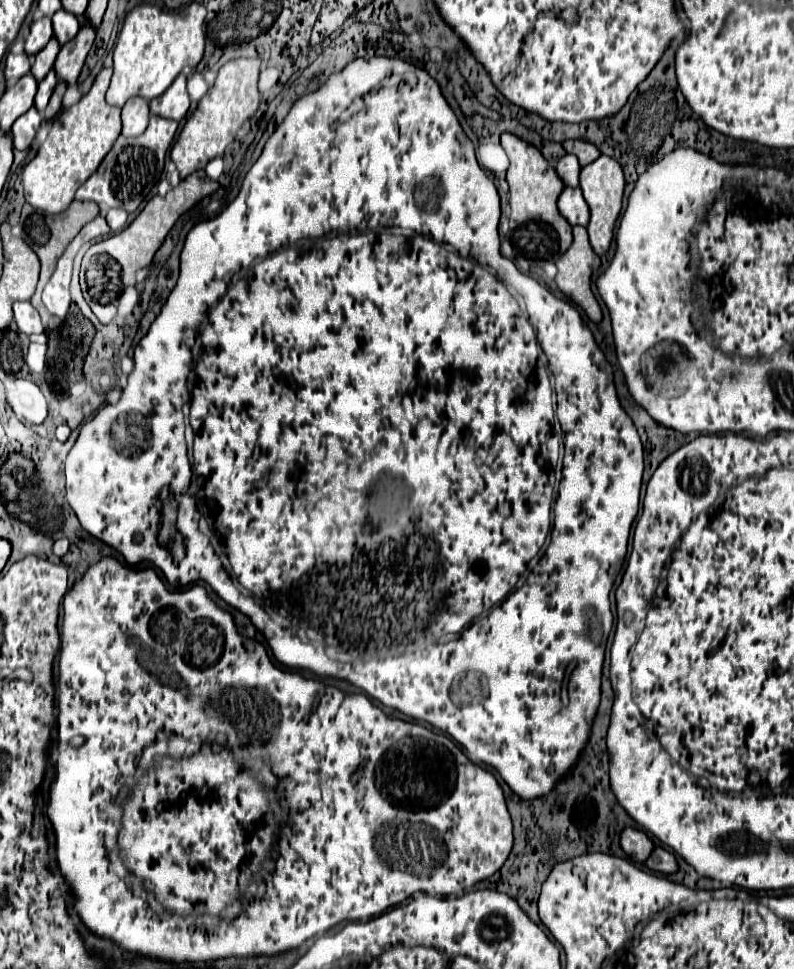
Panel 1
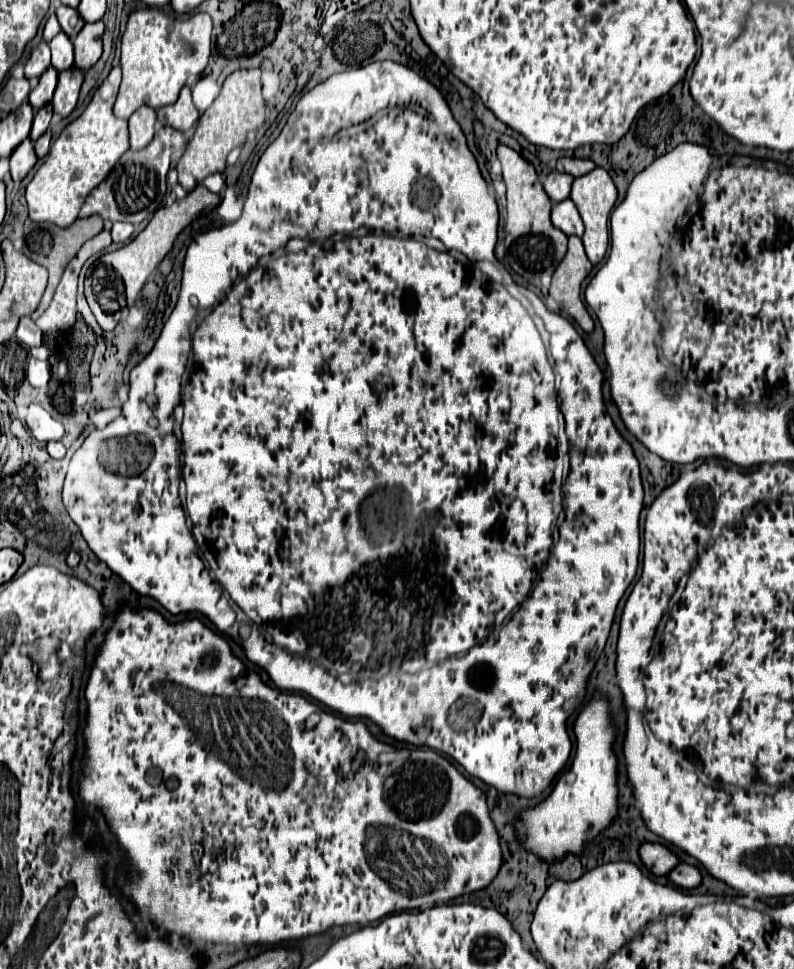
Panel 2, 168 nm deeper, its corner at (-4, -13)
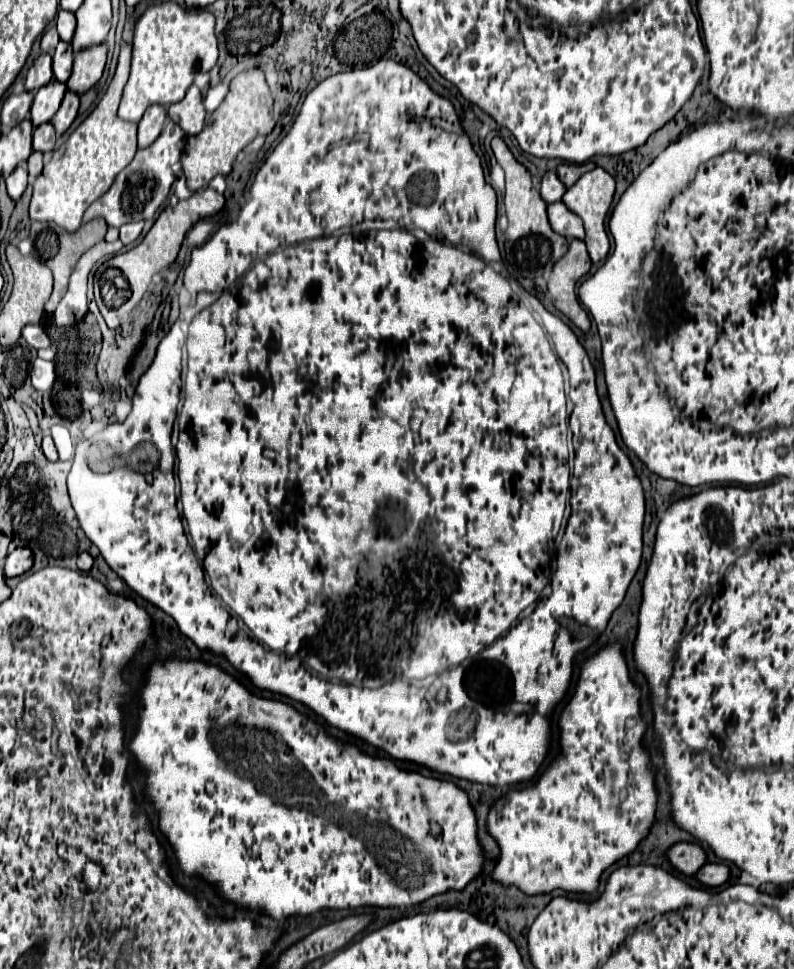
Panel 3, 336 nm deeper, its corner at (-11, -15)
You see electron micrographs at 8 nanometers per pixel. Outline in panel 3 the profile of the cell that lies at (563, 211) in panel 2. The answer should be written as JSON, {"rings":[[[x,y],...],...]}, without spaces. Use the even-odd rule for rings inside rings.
{"rings":[[[554,202],[548,206],[548,218],[554,232],[566,238],[584,238],[584,224],[580,216],[574,216],[562,202]]]}

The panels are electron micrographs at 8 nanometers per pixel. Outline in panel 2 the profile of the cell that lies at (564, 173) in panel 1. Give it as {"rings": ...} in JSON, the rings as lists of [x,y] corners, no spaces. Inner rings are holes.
{"rings":[[[551,172],[547,176],[547,180],[543,182],[543,188],[547,192],[547,196],[551,198],[553,204],[569,198],[571,194],[571,182],[573,182],[573,176],[569,174],[561,174],[561,172]]]}

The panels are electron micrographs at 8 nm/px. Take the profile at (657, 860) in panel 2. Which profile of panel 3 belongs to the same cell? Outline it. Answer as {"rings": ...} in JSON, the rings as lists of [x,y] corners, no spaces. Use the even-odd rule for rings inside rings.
{"rings":[[[692,842],[674,844],[672,848],[668,848],[666,858],[668,858],[668,862],[670,862],[678,872],[682,872],[682,874],[686,874],[686,876],[696,874],[698,868],[706,862],[704,850],[702,850],[698,844],[692,844]]]}

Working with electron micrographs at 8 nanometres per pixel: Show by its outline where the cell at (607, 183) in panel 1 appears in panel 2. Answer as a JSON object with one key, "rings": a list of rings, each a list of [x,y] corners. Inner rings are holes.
{"rings":[[[595,168],[589,174],[579,176],[579,178],[573,180],[569,198],[577,206],[577,210],[581,214],[581,220],[585,224],[585,234],[581,236],[581,240],[583,240],[587,258],[591,260],[591,264],[599,264],[605,258],[605,252],[609,248],[609,226],[607,224],[609,224],[609,214],[611,214],[611,210],[613,210],[613,206],[617,202],[615,184],[611,182],[611,176],[607,174],[607,170]]]}

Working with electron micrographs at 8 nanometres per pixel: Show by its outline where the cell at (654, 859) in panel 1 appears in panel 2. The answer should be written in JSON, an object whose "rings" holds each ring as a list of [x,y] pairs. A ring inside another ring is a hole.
{"rings":[[[679,864],[675,870],[671,870],[669,878],[681,888],[697,888],[701,884],[701,872],[691,864]]]}

